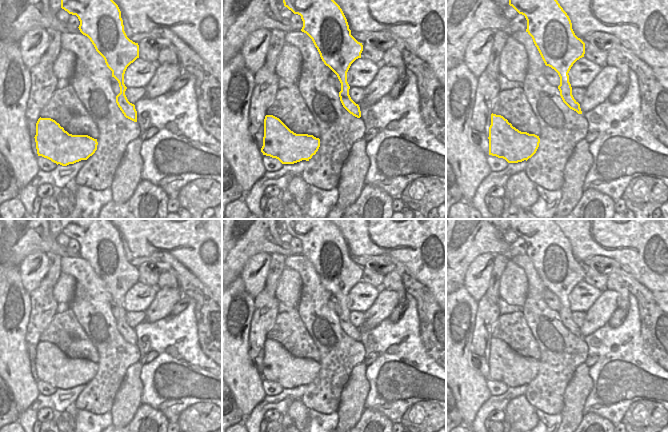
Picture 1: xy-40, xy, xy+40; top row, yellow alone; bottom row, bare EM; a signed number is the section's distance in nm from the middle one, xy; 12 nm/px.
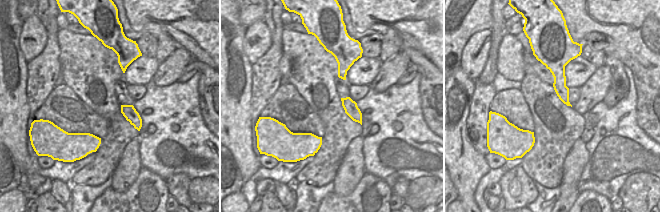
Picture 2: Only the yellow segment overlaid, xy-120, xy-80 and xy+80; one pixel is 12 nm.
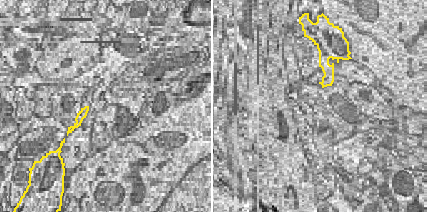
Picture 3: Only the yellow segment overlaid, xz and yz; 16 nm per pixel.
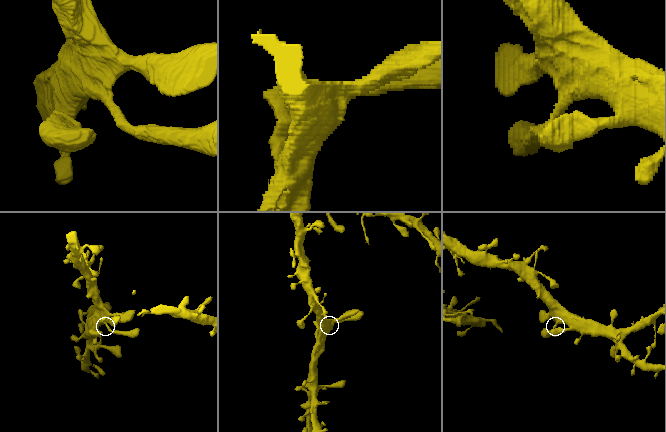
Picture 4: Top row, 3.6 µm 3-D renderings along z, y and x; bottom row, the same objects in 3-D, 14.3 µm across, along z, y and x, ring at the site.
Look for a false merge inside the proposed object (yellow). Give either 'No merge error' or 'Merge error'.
No merge error

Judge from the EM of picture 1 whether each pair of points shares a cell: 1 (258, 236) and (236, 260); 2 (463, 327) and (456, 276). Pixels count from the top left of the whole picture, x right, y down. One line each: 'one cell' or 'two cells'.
1: one cell
2: two cells

